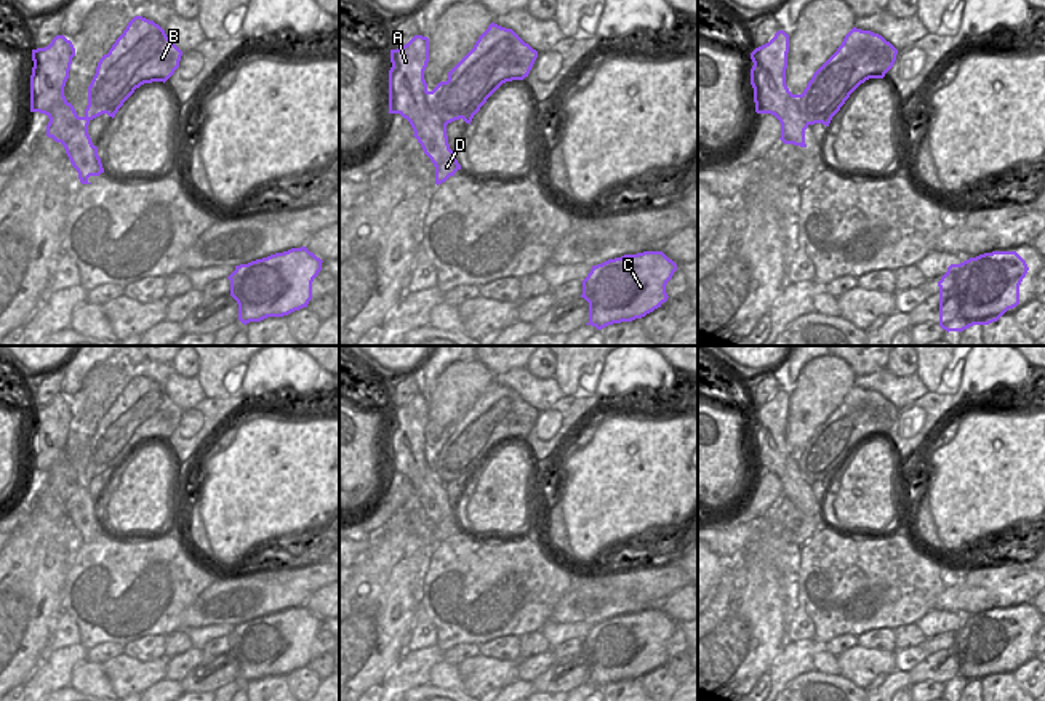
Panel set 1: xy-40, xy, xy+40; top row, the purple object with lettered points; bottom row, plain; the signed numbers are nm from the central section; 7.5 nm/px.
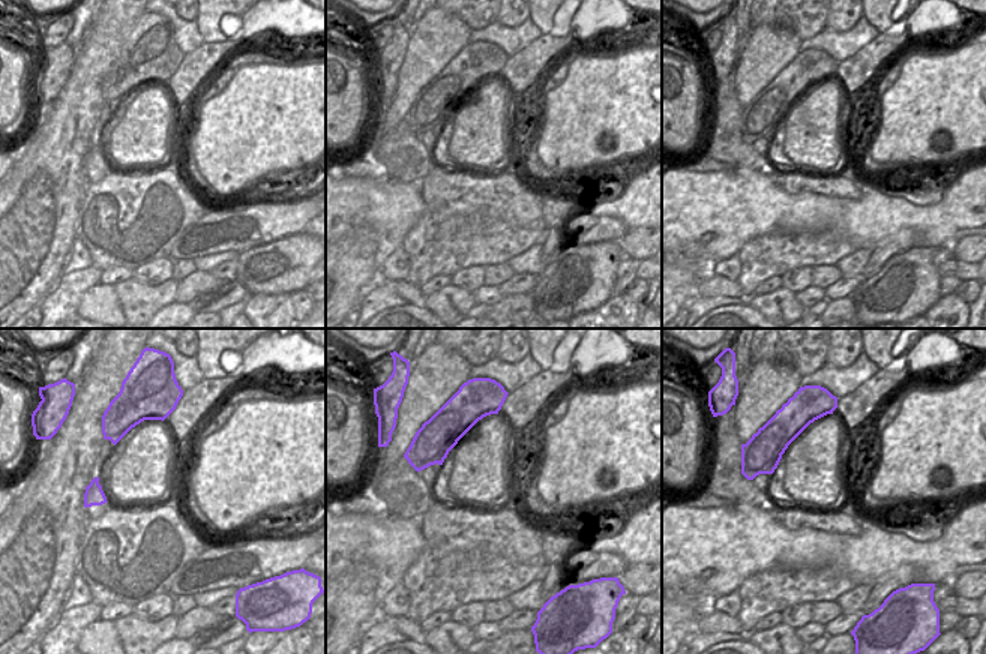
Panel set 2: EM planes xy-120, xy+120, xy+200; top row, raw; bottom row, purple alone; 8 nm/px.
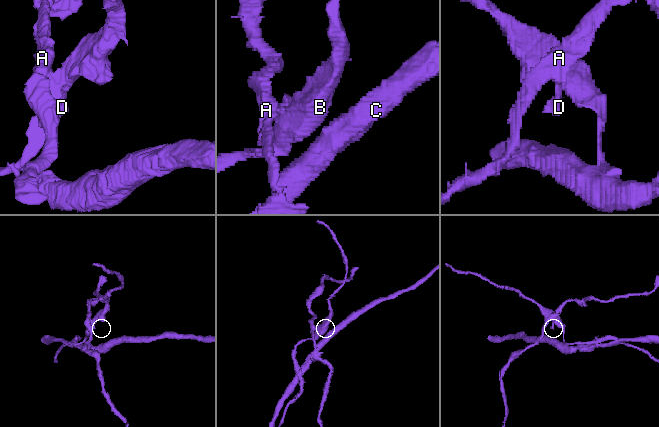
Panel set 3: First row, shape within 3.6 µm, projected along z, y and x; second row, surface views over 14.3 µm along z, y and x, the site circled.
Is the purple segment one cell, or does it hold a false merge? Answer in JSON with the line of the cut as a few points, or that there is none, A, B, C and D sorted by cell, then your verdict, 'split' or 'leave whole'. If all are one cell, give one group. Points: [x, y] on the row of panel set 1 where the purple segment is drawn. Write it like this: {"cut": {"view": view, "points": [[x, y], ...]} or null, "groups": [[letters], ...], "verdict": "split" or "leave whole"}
{"cut": {"view": "xy", "points": [[426, 92], [429, 108], [445, 125]]}, "groups": [["A", "D"], ["B", "C"]], "verdict": "split"}

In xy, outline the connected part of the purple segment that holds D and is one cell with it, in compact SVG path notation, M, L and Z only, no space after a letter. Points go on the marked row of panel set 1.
M414 35L406 45L390 50L389 114L406 118L424 154L435 166L435 184L454 176L461 165L450 149L446 125L427 104L424 70L429 62L429 38Z

